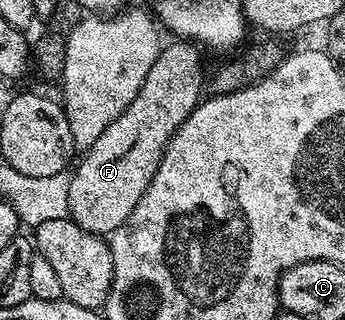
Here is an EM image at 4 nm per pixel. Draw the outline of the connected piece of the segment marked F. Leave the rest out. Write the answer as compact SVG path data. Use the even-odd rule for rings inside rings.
M190 40L172 42L173 45L165 44L161 48L154 67L146 75L146 83L142 83L130 107L98 135L96 142L81 156L84 158L80 166L79 161L75 166L68 216L75 225L90 233L111 235L130 219L130 211L138 207L138 199L142 199L146 187L150 187L150 179L154 179L154 171L158 171L158 163L162 163L164 148L202 100L200 88L206 85L206 75L204 79L201 50Z

